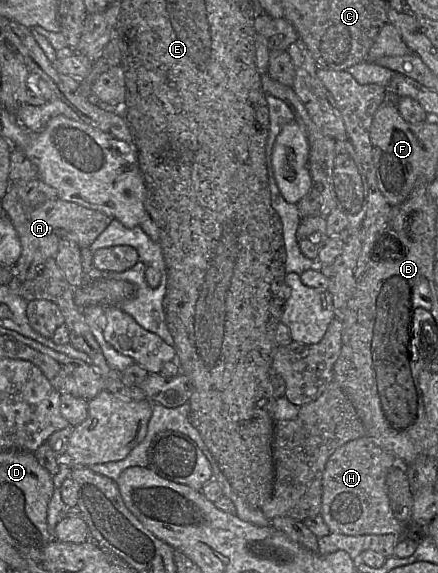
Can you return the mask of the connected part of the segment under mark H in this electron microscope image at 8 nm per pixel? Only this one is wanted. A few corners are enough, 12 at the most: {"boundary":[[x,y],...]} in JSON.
{"boundary":[[358,438],[322,477],[334,535],[399,534],[386,478],[395,458]]}

